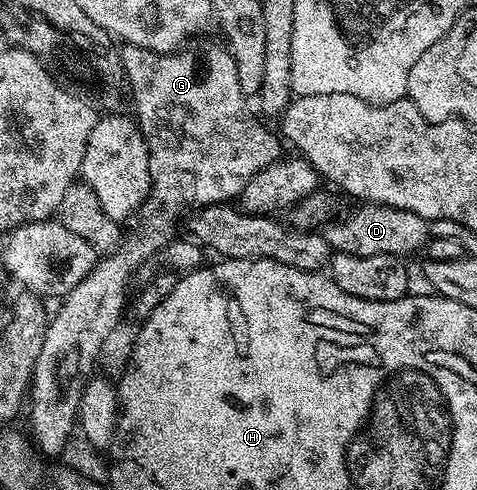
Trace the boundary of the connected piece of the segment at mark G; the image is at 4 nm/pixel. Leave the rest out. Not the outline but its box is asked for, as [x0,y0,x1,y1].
[25,44,281,458]

